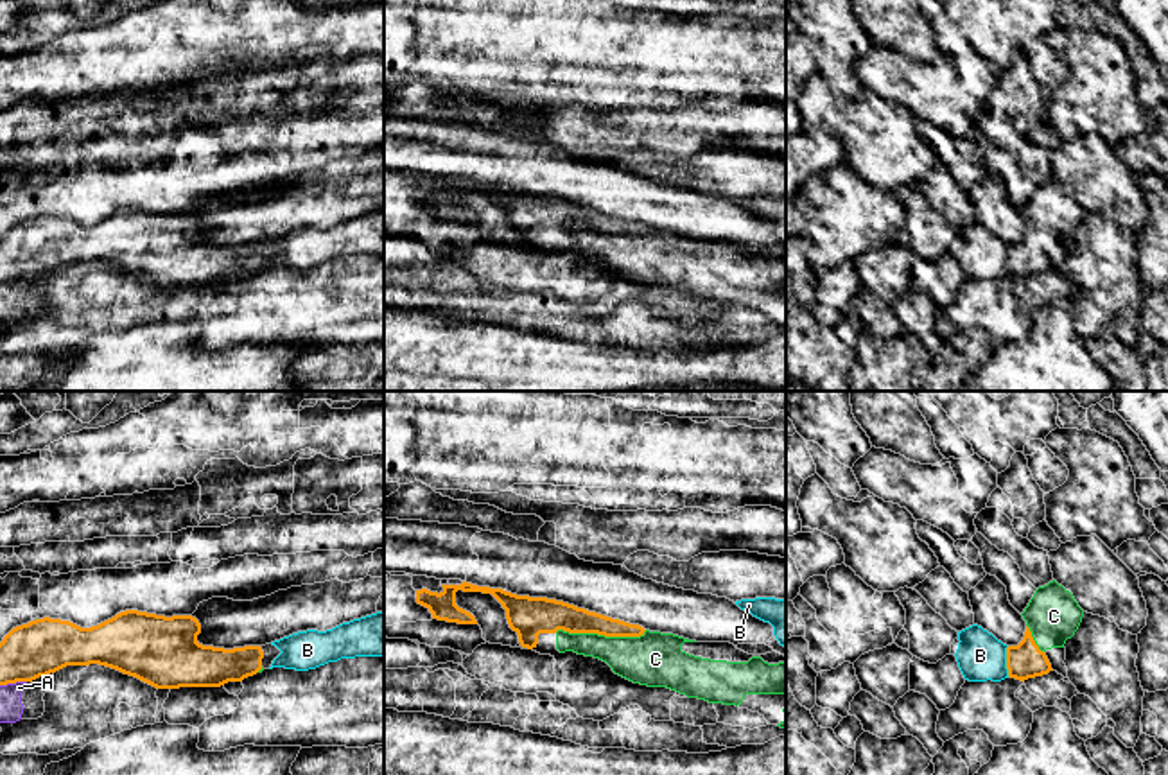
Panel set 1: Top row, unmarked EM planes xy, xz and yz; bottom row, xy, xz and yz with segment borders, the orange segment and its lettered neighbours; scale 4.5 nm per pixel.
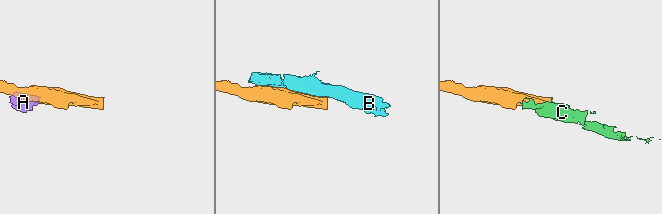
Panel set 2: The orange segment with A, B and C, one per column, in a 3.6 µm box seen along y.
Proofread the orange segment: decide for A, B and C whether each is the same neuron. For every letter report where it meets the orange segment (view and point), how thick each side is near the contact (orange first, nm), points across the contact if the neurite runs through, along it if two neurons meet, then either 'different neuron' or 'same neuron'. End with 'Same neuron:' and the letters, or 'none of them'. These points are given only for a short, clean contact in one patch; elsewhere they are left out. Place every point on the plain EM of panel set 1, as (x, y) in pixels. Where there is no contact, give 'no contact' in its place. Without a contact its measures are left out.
A: xy (13, 280) | 260/110 nm | along xy (26, 278), (0, 284) | different neuron
B: yz (1007, 259) | 160/220 nm | different neuron
C: xz (600, 232) | 160/220 nm | same neuron
Same neuron: C

